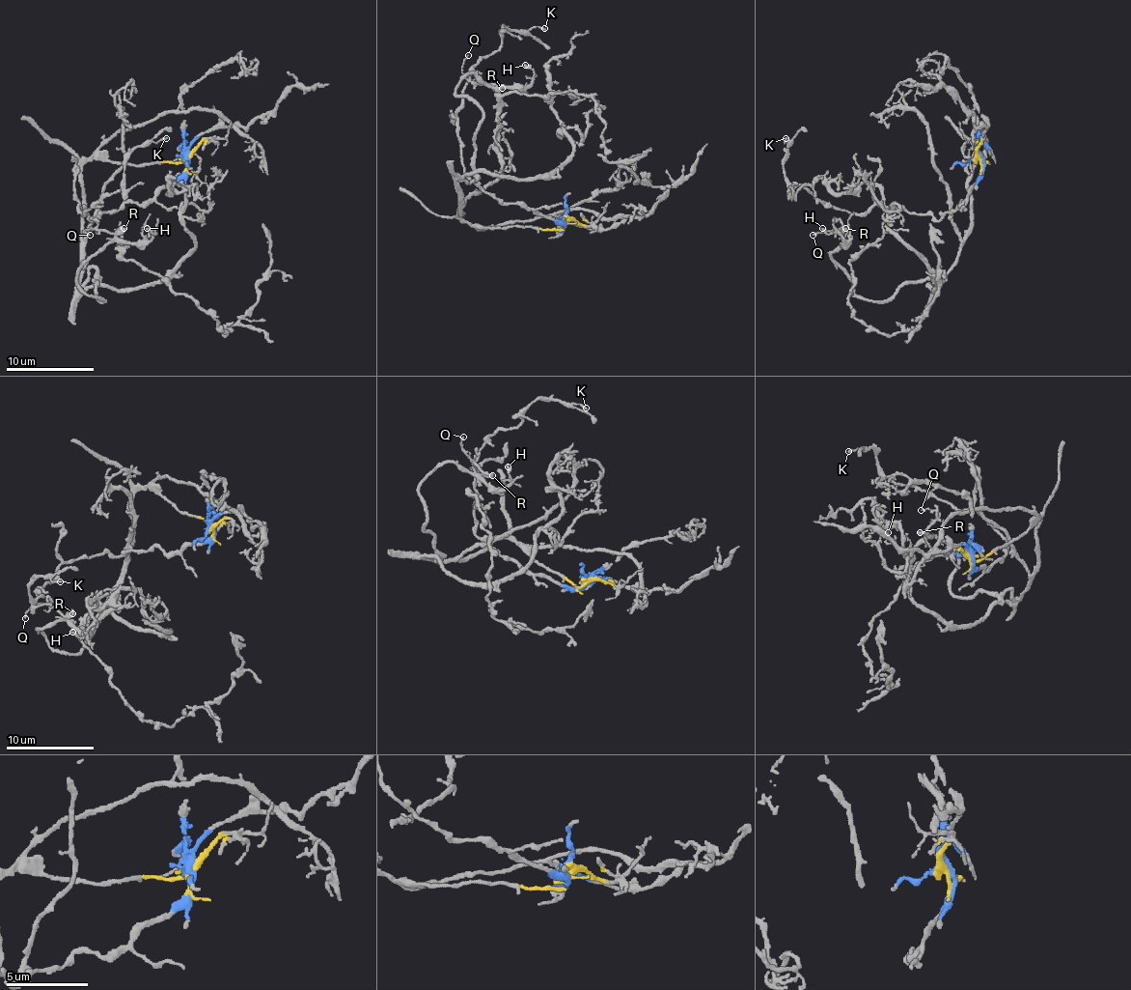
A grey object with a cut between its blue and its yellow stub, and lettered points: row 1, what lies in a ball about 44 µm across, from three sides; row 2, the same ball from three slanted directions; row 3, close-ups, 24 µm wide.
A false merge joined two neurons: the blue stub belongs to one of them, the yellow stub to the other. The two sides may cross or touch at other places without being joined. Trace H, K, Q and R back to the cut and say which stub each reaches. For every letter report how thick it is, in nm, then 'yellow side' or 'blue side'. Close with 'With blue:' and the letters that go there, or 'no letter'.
H: 200 nm thick; yellow side
K: 180 nm thick; blue side
Q: 120 nm thick; yellow side
R: 360 nm thick; yellow side
With blue: K

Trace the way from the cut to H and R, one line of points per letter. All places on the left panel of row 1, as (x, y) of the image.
H: (186, 159), (89, 159), (80, 283), (104, 300), (78, 285), (92, 256), (149, 240), (147, 228)
R: (186, 159), (89, 159), (80, 172), (80, 283), (96, 280), (100, 300), (78, 285), (78, 269), (124, 228)

